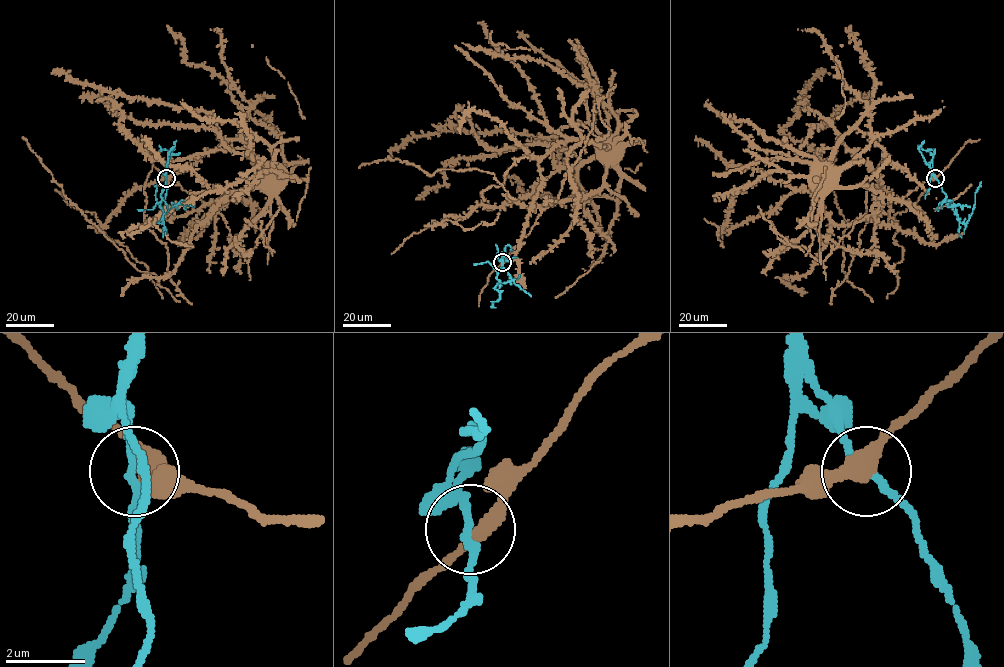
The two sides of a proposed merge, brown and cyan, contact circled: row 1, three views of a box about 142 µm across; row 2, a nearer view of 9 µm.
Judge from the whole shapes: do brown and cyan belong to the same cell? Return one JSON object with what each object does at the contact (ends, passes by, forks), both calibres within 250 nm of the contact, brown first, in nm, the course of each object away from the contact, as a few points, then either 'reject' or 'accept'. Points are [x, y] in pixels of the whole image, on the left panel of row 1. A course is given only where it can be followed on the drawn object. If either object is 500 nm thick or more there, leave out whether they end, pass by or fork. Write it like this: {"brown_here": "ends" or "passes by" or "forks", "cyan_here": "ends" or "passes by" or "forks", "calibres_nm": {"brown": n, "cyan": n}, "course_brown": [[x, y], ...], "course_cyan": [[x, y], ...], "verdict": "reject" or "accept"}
{"brown_here": "passes by", "cyan_here": "passes by", "calibres_nm": {"brown": 360, "cyan": 180}, "course_brown": [[166, 178], [176, 181], [205, 204], [250, 187], [270, 186], [275, 177]], "course_cyan": [[166, 178], [159, 205], [163, 215], [157, 223], [162, 223], [164, 214], [155, 196], [159, 181]], "verdict": "reject"}

